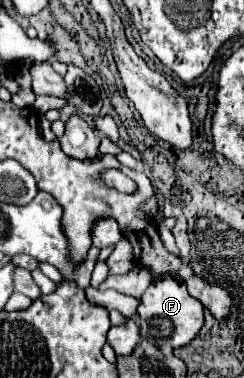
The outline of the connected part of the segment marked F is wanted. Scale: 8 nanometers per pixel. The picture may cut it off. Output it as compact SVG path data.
M160 275L152 279L150 287L140 297L140 305L136 313L140 317L140 337L166 349L188 345L204 325L202 303L188 293L186 283L182 279L170 275Z

